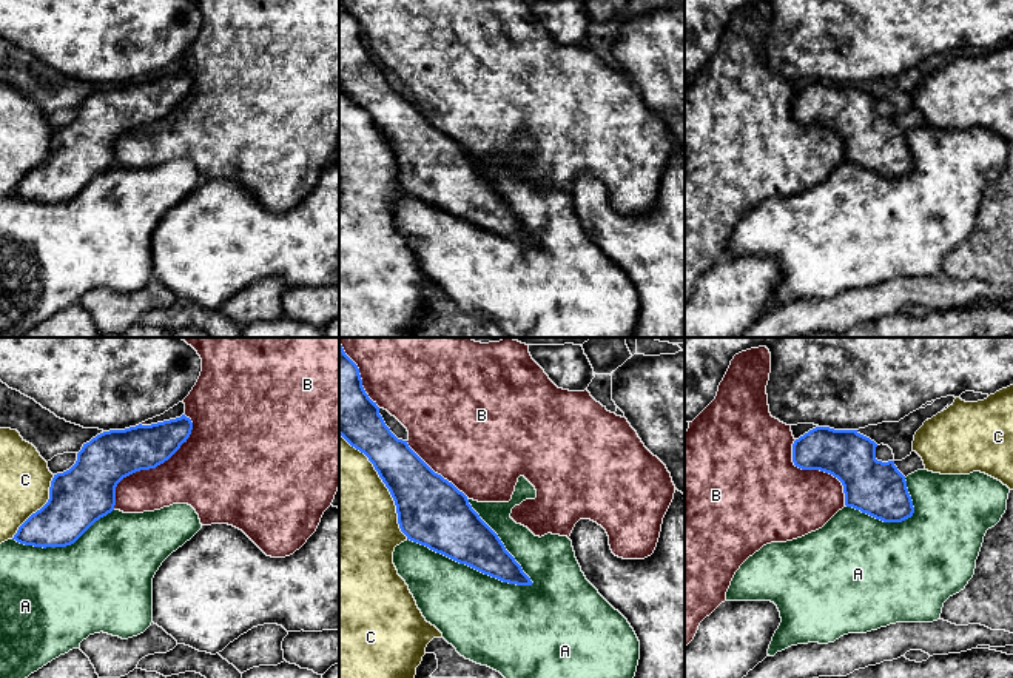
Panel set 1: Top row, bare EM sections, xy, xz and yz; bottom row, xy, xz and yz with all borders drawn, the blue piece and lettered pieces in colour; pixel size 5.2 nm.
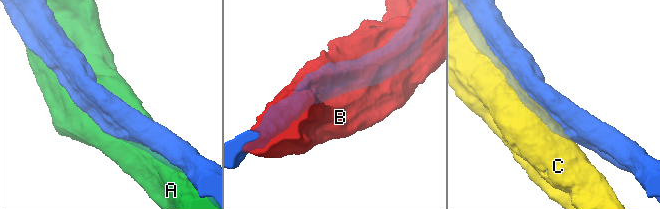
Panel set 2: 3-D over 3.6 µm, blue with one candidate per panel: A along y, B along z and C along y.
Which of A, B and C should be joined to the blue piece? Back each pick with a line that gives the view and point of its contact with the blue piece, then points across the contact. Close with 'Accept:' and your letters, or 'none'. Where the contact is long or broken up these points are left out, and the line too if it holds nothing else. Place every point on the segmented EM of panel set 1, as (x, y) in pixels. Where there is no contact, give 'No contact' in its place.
Accept: none

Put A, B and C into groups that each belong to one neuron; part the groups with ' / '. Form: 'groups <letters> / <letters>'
groups A / B / C

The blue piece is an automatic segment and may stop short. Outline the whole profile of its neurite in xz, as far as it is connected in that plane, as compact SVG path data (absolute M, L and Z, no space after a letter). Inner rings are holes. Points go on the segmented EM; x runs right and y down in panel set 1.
M339 342L339 435L373 464L389 488L398 513L398 524L407 539L429 547L459 564L466 564L503 582L532 586L530 578L506 550L498 535L480 518L467 496L435 473L407 444L398 439L379 415L379 407L362 387L358 365Z

